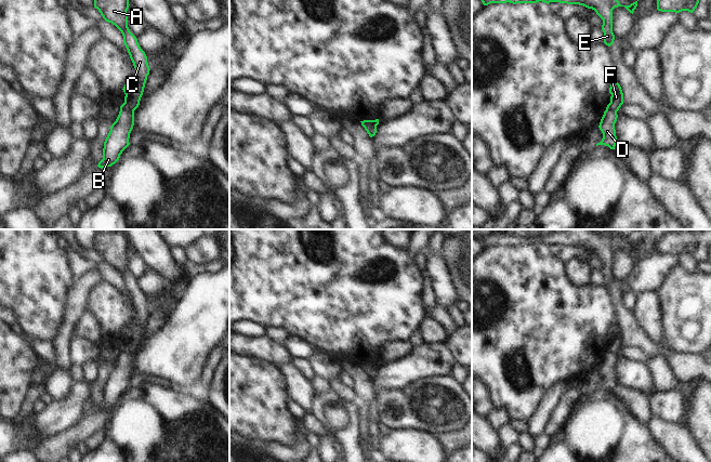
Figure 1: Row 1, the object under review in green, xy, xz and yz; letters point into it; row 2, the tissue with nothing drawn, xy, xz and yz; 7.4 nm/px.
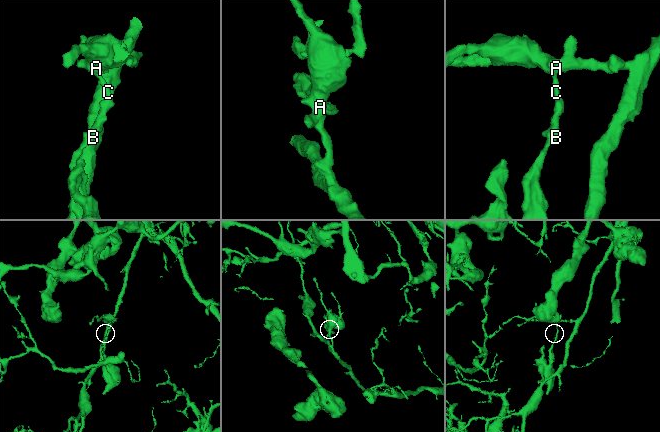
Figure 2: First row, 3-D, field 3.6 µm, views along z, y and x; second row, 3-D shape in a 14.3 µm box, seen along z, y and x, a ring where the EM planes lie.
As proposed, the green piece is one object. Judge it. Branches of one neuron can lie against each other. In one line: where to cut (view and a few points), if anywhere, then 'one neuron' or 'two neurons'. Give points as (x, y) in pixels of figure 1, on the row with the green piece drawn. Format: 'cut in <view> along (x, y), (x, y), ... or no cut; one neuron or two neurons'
cut in xy along (120, 108), (133, 110); two neurons

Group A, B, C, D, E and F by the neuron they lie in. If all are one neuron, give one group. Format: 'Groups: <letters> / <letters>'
Groups: A C E F / B D.

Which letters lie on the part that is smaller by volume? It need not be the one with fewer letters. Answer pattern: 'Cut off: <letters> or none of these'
Cut off: B, D

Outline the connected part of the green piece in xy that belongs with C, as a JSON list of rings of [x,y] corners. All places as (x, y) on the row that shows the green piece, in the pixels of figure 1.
[[[94,0],[94,8],[98,10],[103,18],[121,31],[123,43],[135,68],[134,80],[127,82],[122,89],[126,96],[124,103],[120,106],[122,110],[132,111],[140,105],[150,69],[145,52],[128,27],[129,5],[129,0]]]

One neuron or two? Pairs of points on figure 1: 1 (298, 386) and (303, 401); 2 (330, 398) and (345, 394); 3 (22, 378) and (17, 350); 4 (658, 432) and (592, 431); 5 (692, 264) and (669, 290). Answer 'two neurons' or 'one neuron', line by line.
1: one neuron
2: two neurons
3: one neuron
4: two neurons
5: two neurons

